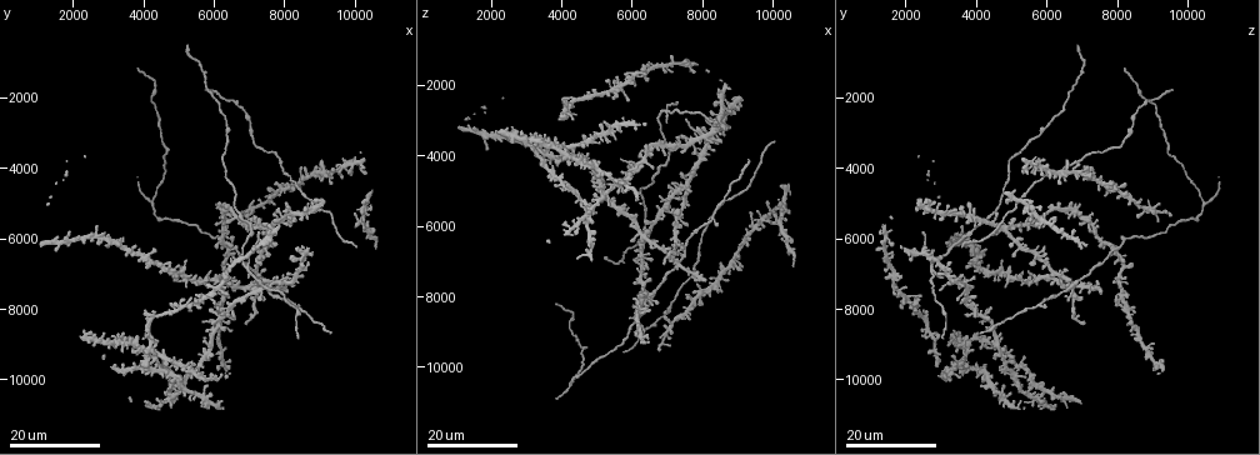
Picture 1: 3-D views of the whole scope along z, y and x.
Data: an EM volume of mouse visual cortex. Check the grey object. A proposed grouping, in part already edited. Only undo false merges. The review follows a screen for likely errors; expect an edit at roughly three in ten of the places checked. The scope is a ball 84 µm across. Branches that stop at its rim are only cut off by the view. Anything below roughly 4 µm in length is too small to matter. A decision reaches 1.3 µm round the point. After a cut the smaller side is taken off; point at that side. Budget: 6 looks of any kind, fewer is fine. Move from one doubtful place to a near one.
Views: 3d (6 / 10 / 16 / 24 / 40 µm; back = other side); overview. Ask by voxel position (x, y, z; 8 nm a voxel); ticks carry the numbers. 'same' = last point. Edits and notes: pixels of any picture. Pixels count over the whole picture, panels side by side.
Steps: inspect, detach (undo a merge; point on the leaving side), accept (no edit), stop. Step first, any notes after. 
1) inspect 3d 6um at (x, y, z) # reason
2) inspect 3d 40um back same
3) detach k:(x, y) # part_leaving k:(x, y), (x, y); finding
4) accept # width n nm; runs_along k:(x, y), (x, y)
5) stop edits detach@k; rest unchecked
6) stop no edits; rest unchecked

inspect 3d 24um at (7000, 6800, 2700) # arms run side by side

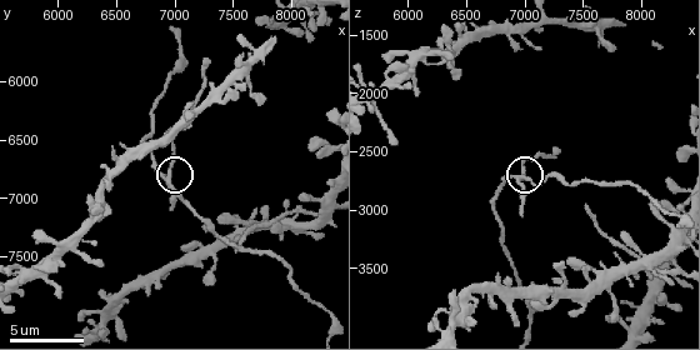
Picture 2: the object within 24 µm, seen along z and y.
inspect 3d 6um at (6940, 6800, 2740)

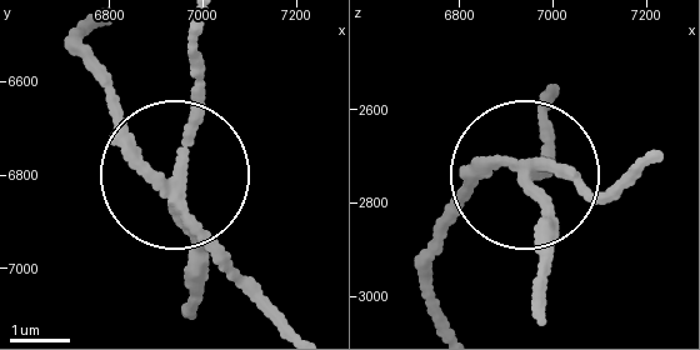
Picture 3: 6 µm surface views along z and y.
detach 3:(193, 105) # arms 4; two neurons meet here

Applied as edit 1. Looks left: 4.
inspect 3d 24um at (7000, 2800, 8400) # thin neck

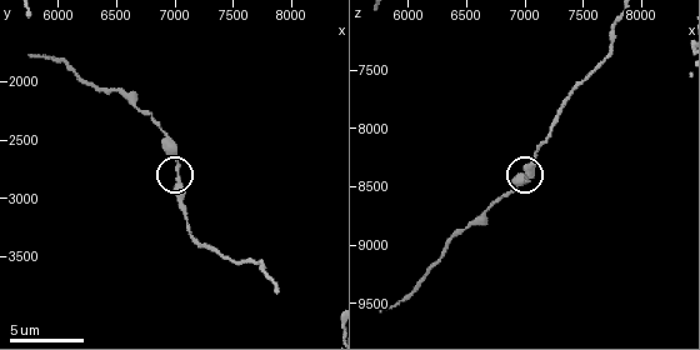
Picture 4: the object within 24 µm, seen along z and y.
inspect 3d 6um at (7020, 2780, 8460)

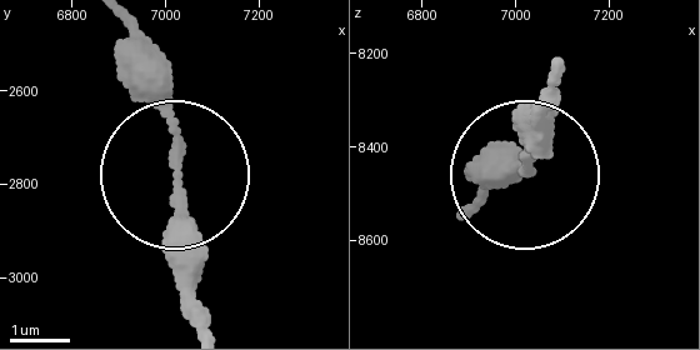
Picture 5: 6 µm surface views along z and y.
accept # one neuron here

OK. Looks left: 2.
stop edits detach@3; rest unchecked

